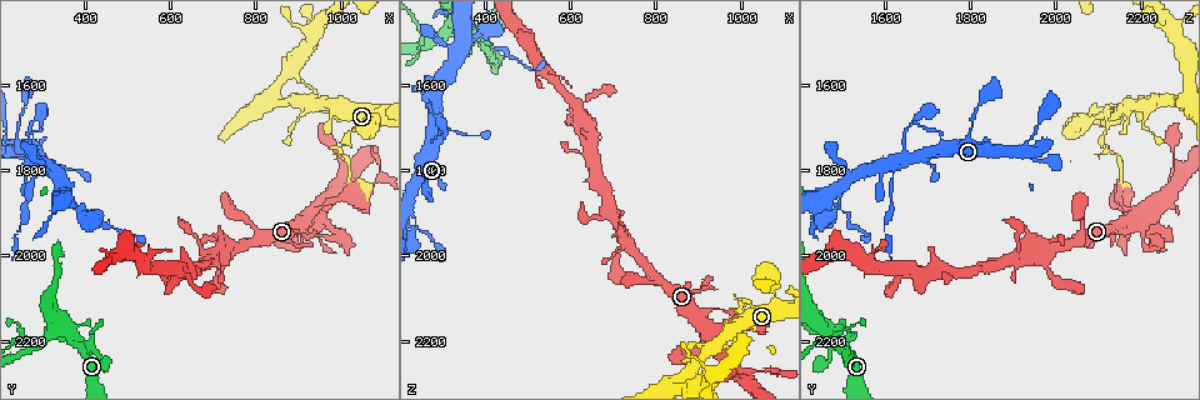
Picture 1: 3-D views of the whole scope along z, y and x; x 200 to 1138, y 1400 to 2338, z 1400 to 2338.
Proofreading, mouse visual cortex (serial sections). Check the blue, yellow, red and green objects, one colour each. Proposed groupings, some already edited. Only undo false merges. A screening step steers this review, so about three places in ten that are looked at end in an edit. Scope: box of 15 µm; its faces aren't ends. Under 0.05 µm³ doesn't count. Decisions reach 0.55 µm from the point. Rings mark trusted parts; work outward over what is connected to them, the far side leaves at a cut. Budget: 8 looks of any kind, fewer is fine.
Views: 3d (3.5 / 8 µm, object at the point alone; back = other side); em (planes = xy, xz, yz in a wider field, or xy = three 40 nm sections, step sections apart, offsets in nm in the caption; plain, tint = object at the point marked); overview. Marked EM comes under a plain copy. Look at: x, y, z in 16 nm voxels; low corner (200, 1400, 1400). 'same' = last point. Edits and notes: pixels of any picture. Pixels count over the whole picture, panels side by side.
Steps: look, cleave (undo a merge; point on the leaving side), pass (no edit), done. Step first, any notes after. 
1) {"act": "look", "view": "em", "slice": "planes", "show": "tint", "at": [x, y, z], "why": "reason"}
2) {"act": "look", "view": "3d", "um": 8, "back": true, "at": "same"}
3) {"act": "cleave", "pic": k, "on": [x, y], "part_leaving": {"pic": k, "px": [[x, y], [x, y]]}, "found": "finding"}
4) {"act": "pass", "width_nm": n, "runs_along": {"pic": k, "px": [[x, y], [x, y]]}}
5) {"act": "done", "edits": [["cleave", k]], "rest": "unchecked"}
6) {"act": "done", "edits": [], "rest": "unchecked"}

{"act": "look", "view": "3d", "um": 3.5, "at": [1005, 1745, 2125], "why": "thin neck"}

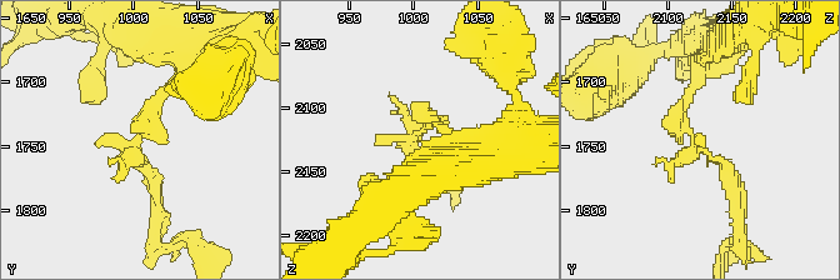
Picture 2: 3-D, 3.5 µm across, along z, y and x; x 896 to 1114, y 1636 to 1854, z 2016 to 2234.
{"act": "look", "view": "em", "slice": "planes", "show": "tint", "at": [1002, 1746, 2122]}

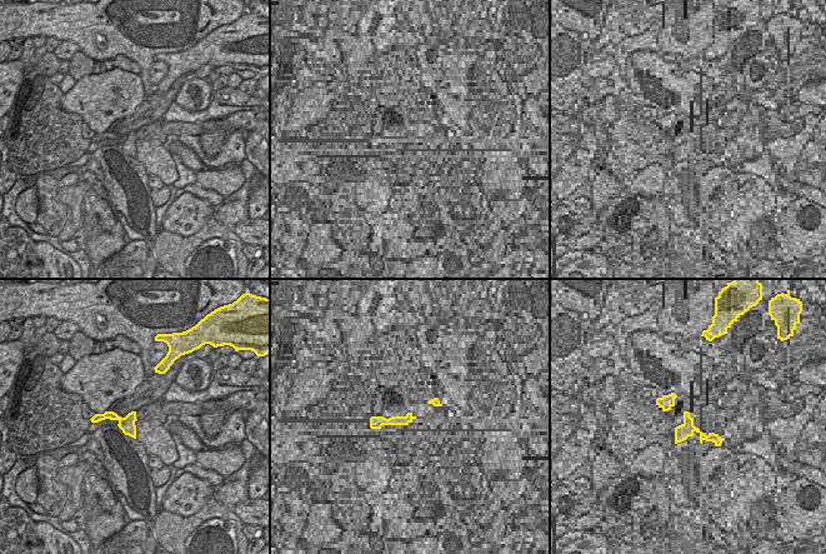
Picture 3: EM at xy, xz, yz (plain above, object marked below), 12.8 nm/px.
{"act": "cleave", "pic": 2, "on": [101, 141], "part_leaving": {"pic": 2, "px": [[140, 138], [155, 226]]}, "found": "two cells meet here"}

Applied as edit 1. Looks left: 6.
{"act": "look", "view": "3d", "um": 3.5, "at": [1095, 1815, 2280], "why": "abrupt turn"}

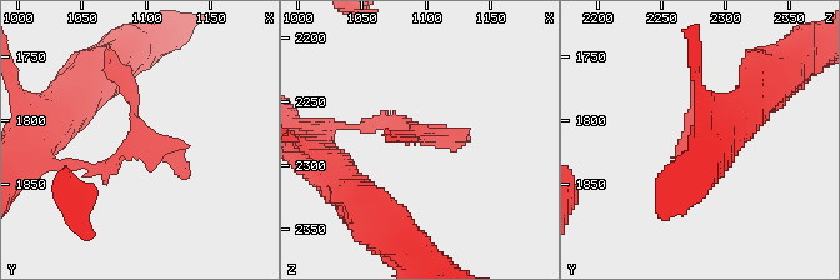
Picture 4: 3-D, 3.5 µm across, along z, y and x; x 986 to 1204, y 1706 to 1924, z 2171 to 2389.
{"act": "look", "view": "em", "slice": "xy", "step": 2, "show": "tint", "at": [1100, 1820, 2274]}

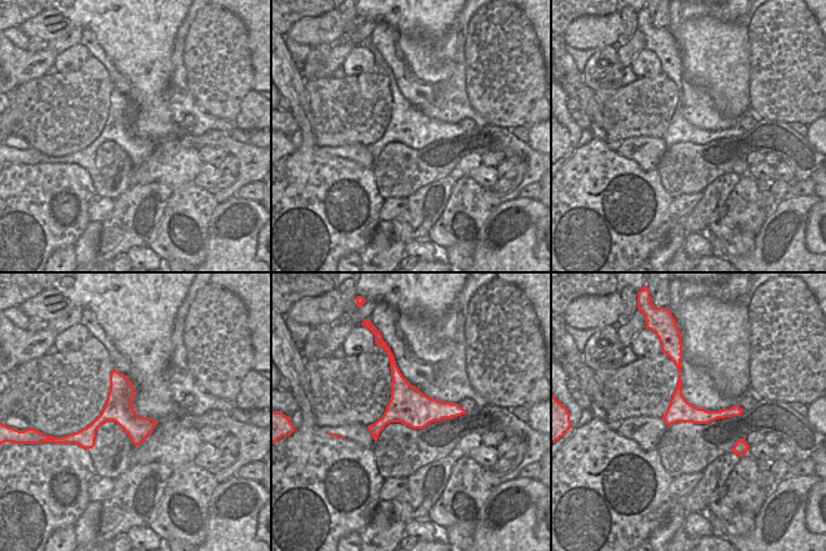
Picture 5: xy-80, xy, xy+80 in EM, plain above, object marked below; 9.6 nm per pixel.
{"act": "pass", "runs_along": {"pic": 4, "px": [[71, 168], [109, 168], [136, 140], [190, 175]]}, "found": "continuous, no second cell"}

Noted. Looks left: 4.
{"act": "look", "view": "3d", "um": 3.5, "at": [405, 2205, 1480], "why": "four arms meet"}

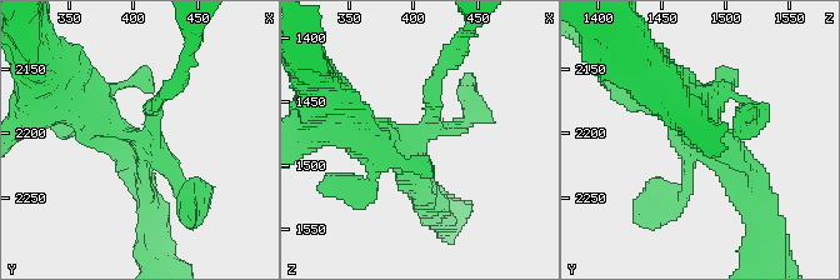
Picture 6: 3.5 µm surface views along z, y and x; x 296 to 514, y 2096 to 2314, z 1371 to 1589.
{"act": "look", "view": "em", "slice": "xy", "step": 3, "show": "tint", "at": [406, 2208, 1480], "arms": 4, "arm_widths_nm": [150, 200, 300, 500]}

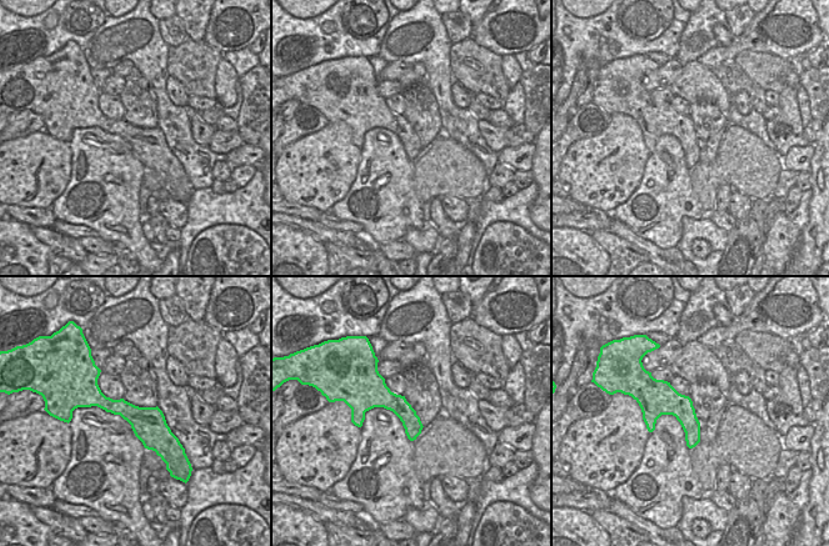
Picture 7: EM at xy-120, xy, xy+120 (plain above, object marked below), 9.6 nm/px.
{"act": "cleave", "pic": 6, "on": [183, 183], "part_leaving": {"pic": 6, "px": [[148, 144], [171, 168], [190, 221]]}, "found": "a second cell is stuck on"}

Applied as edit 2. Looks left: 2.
{"act": "done", "edits": [["cleave", 2], ["cleave", 6]], "rest": "unchecked"}

